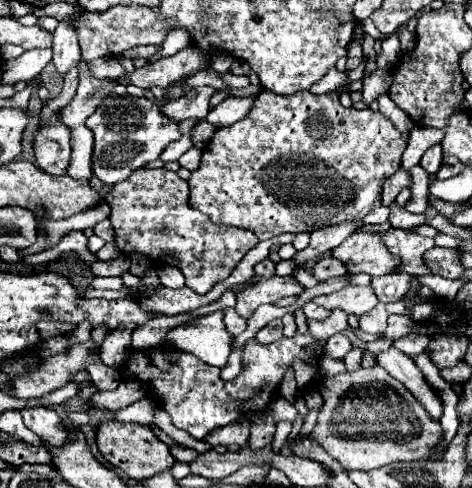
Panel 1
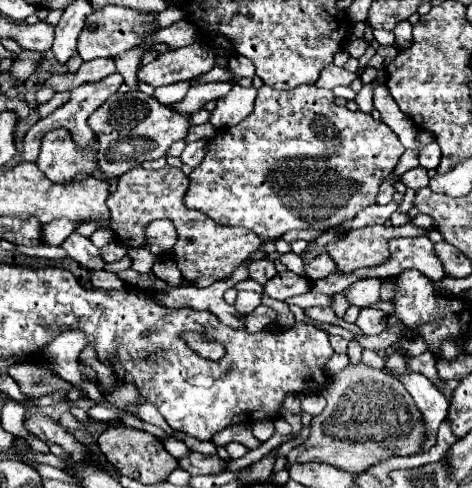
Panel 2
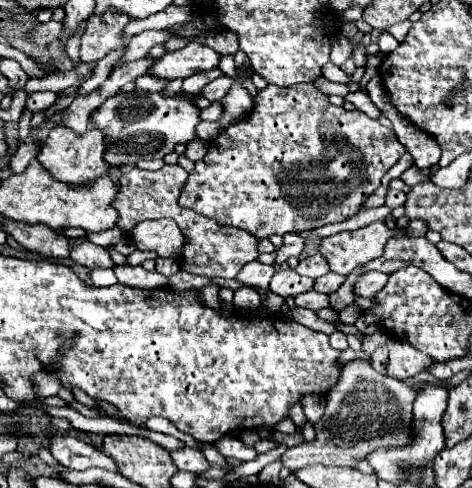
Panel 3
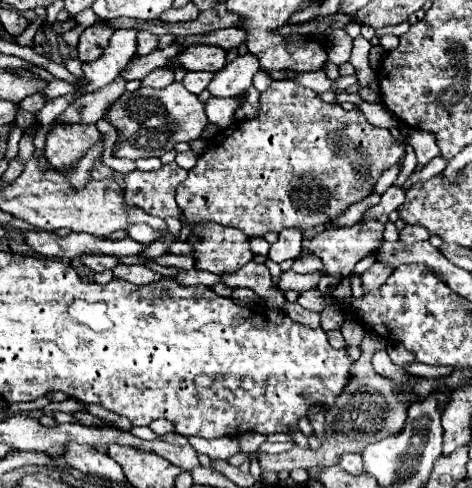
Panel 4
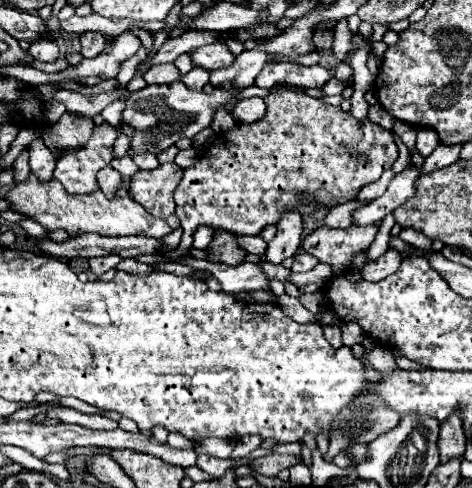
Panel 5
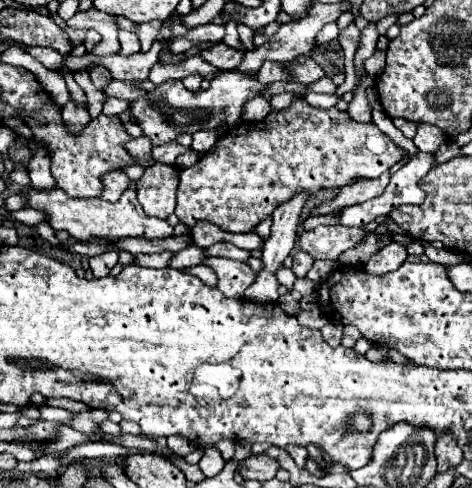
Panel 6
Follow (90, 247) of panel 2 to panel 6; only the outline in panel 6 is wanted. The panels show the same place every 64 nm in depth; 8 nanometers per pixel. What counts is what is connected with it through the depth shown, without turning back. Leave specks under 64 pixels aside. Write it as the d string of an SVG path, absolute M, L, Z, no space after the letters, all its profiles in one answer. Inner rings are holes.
M114 250L90 258L90 270L92 270L94 278L104 278L104 276L108 276L110 270L112 270L116 264L118 264L118 254L116 254Z

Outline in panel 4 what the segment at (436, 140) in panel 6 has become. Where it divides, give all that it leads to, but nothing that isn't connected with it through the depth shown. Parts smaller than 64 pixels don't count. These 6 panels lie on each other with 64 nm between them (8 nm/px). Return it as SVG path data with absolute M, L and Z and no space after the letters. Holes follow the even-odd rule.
M412 130L408 142L414 146L416 150L416 158L418 164L426 164L430 162L434 156L440 154L440 148L436 146L436 138L432 136L432 132L424 132L424 130Z

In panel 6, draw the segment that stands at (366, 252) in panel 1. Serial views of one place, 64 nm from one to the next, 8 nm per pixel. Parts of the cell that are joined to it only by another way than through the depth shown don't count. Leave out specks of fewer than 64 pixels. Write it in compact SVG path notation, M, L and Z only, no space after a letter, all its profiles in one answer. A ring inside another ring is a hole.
M318 226L314 230L302 232L298 238L300 250L308 252L314 260L330 258L338 260L338 256L356 246L364 238L362 228L346 228L346 226Z

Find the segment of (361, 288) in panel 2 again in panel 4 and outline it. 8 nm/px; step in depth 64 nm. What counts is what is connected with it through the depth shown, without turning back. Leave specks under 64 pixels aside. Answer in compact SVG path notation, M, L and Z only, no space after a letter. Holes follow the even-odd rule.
M374 264L372 268L368 268L364 274L362 274L362 284L364 284L364 290L376 290L380 288L386 278L392 274L394 268L388 268L386 264Z

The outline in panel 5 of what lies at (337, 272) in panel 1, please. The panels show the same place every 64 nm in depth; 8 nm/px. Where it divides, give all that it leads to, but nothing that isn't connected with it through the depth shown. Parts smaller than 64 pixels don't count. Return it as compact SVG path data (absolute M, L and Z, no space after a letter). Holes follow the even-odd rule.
M298 252L294 256L294 264L292 264L292 272L306 272L312 270L318 264L318 260L306 252Z

